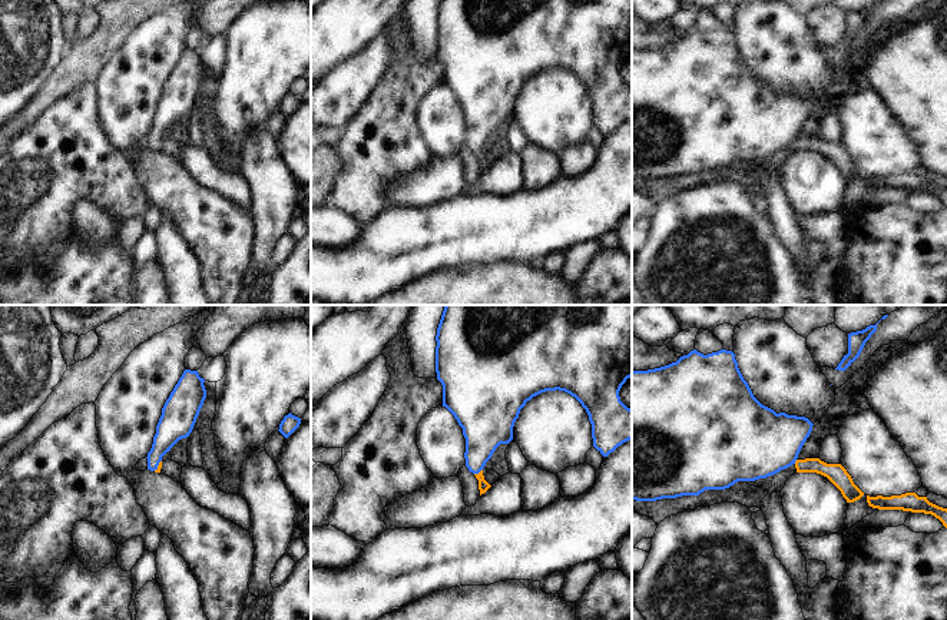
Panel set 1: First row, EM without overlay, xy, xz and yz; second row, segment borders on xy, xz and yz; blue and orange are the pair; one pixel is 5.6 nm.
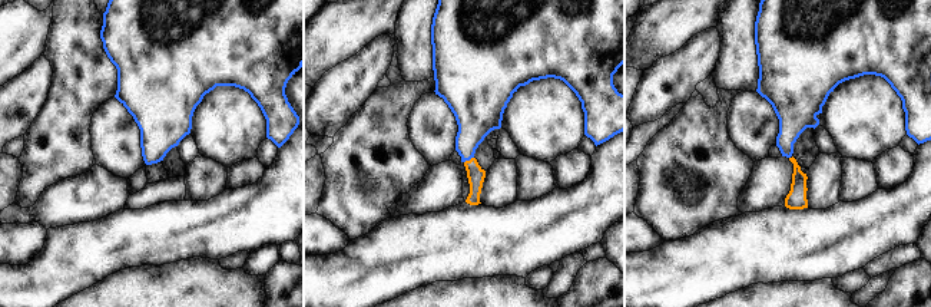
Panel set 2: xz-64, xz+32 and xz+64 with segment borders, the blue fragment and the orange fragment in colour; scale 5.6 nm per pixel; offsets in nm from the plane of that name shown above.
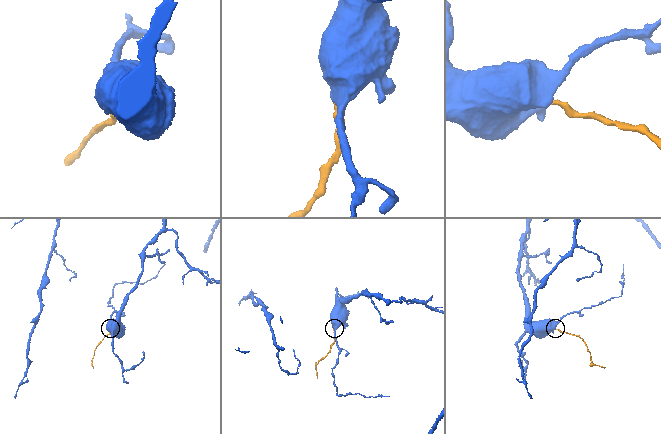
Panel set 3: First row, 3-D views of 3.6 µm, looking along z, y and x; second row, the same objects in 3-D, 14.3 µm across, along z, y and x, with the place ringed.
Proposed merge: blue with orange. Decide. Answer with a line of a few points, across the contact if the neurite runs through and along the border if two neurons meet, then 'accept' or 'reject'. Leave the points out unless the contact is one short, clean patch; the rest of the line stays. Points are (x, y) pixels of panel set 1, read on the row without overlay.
xz (484, 109), (477, 132), (477, 152), (483, 165) | accept

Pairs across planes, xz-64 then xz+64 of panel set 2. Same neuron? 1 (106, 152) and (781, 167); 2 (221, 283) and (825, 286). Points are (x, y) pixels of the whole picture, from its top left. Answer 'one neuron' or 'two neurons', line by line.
1: two neurons
2: one neuron

